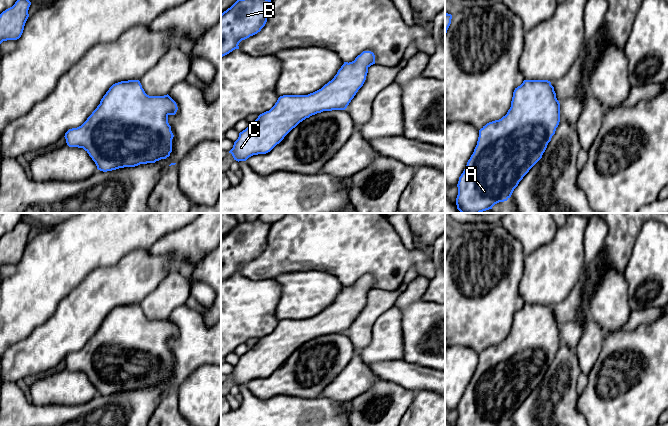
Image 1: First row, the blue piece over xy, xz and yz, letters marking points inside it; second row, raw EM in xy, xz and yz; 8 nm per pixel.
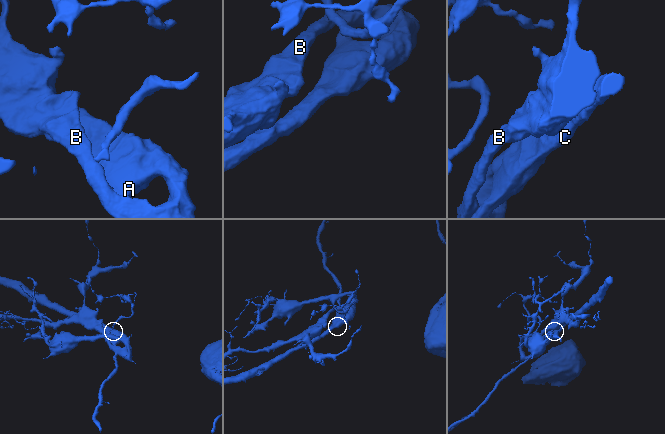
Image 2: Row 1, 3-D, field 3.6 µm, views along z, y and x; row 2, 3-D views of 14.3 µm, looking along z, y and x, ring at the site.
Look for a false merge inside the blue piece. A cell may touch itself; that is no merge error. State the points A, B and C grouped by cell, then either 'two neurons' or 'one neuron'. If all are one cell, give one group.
A B C | one neuron

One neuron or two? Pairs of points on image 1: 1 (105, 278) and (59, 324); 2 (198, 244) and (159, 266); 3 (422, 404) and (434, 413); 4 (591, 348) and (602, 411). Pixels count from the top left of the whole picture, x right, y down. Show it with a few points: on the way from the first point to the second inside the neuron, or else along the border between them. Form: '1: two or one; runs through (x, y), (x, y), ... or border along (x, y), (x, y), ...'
1: one; runs through (94, 289), (70, 313)
2: two; border along (150, 252), (170, 255), (173, 269)
3: one; runs through (425, 407), (431, 413)
4: two; border along (603, 342), (599, 356), (588, 375)

